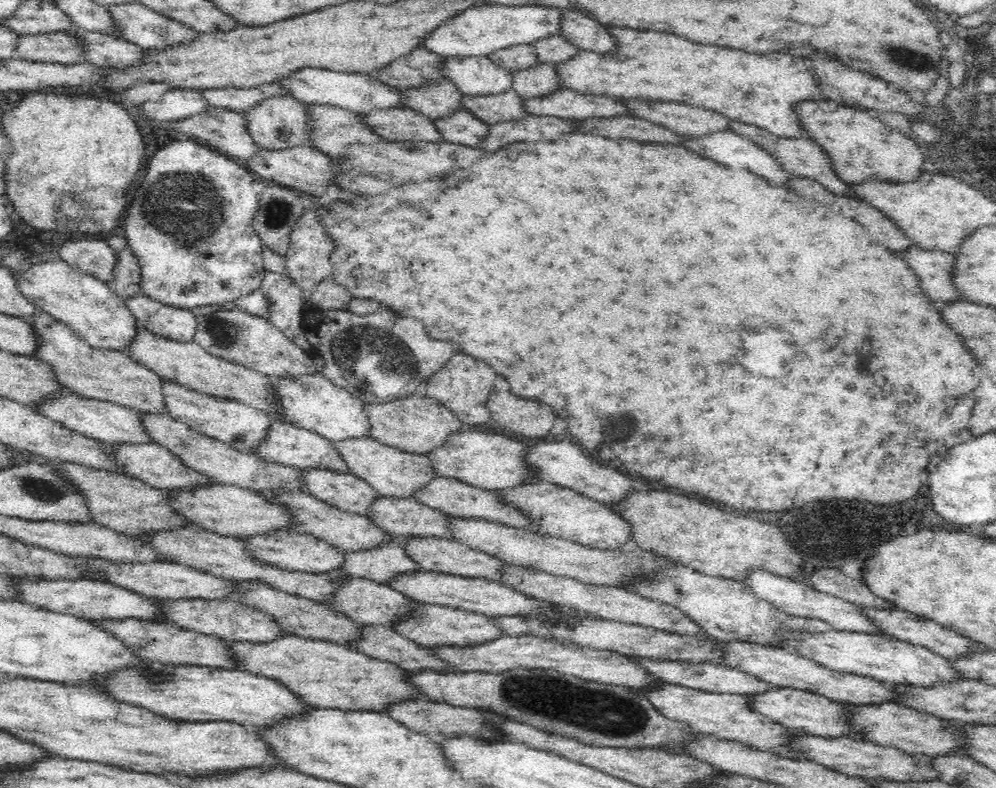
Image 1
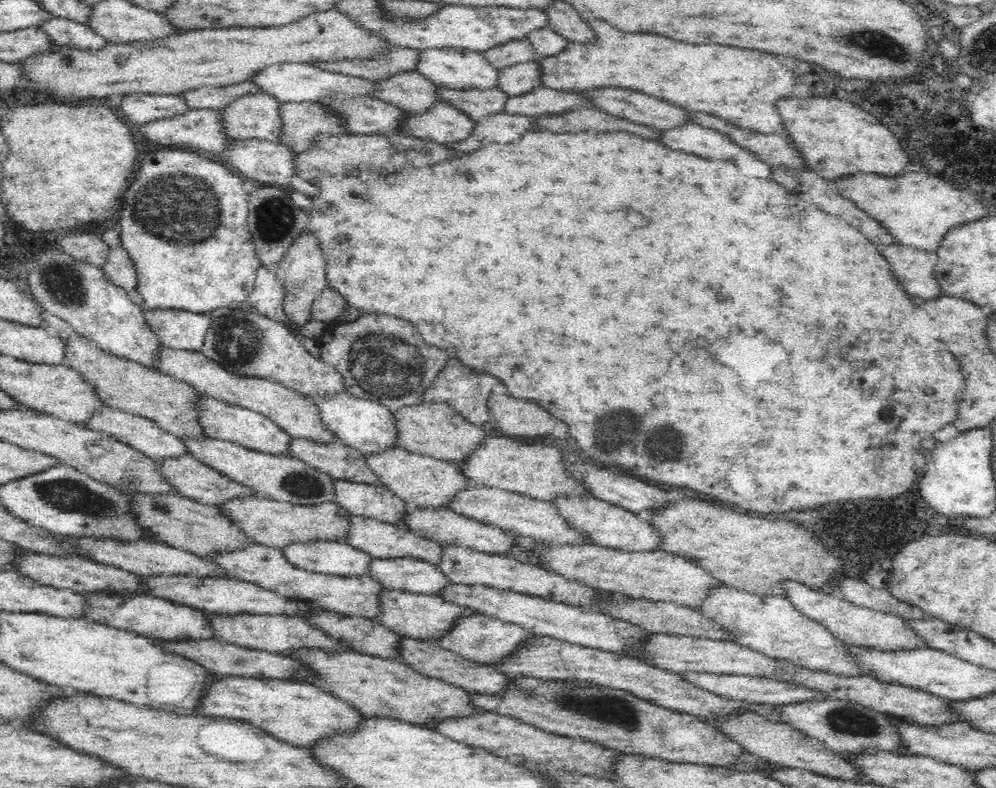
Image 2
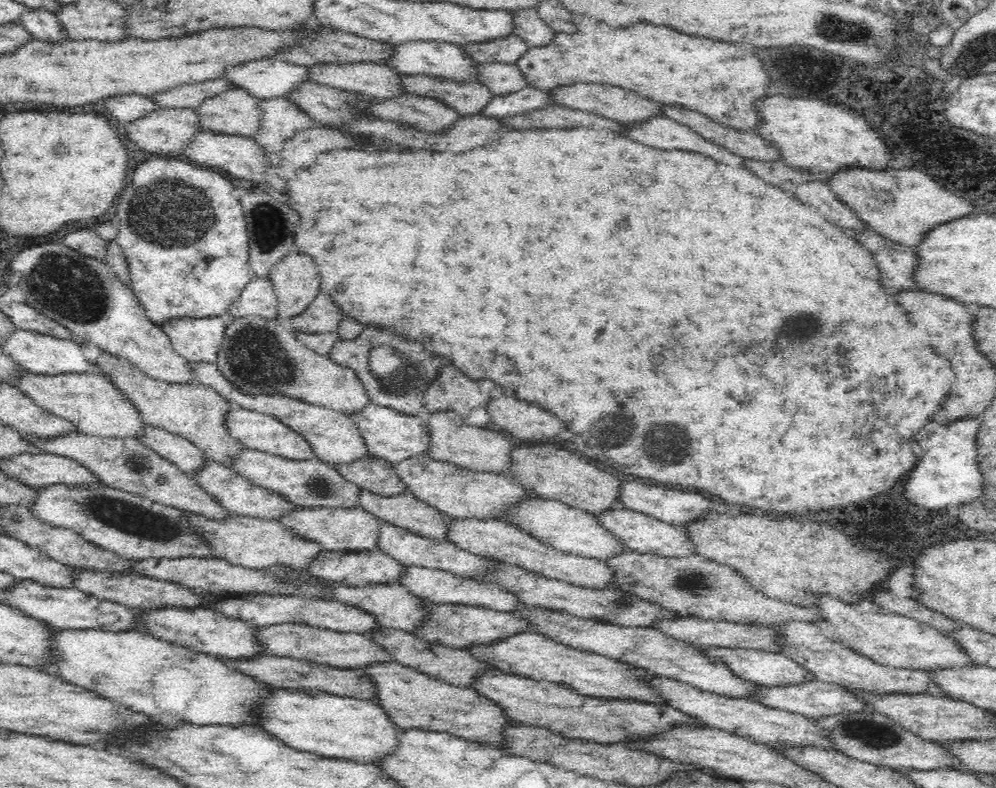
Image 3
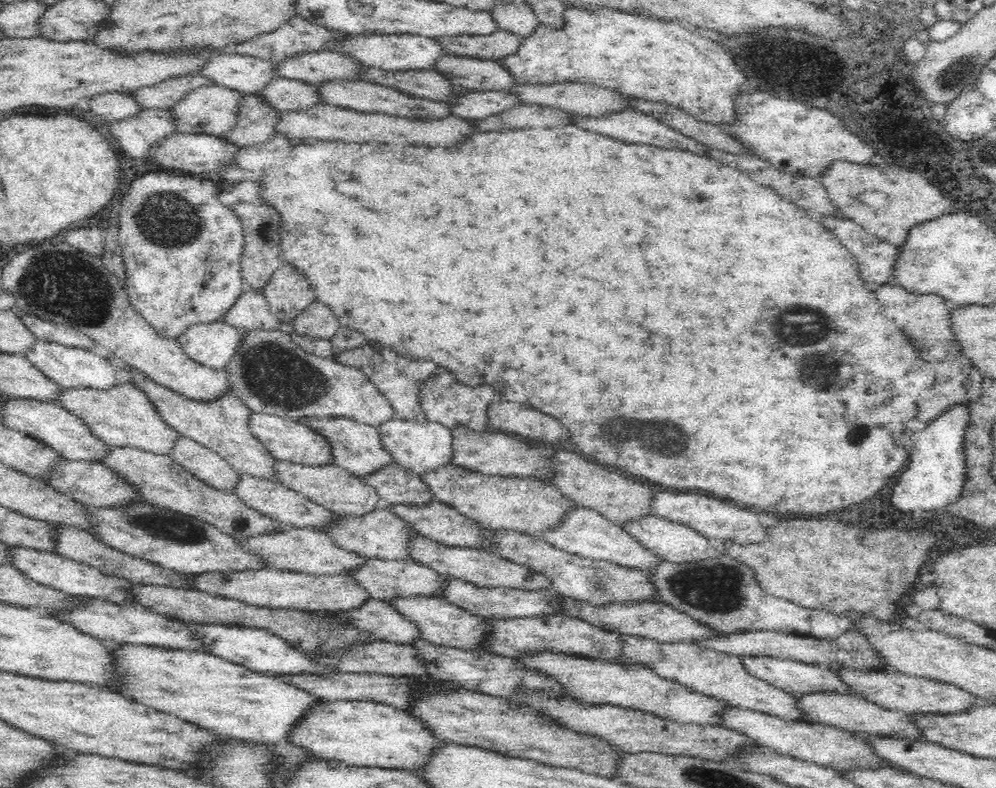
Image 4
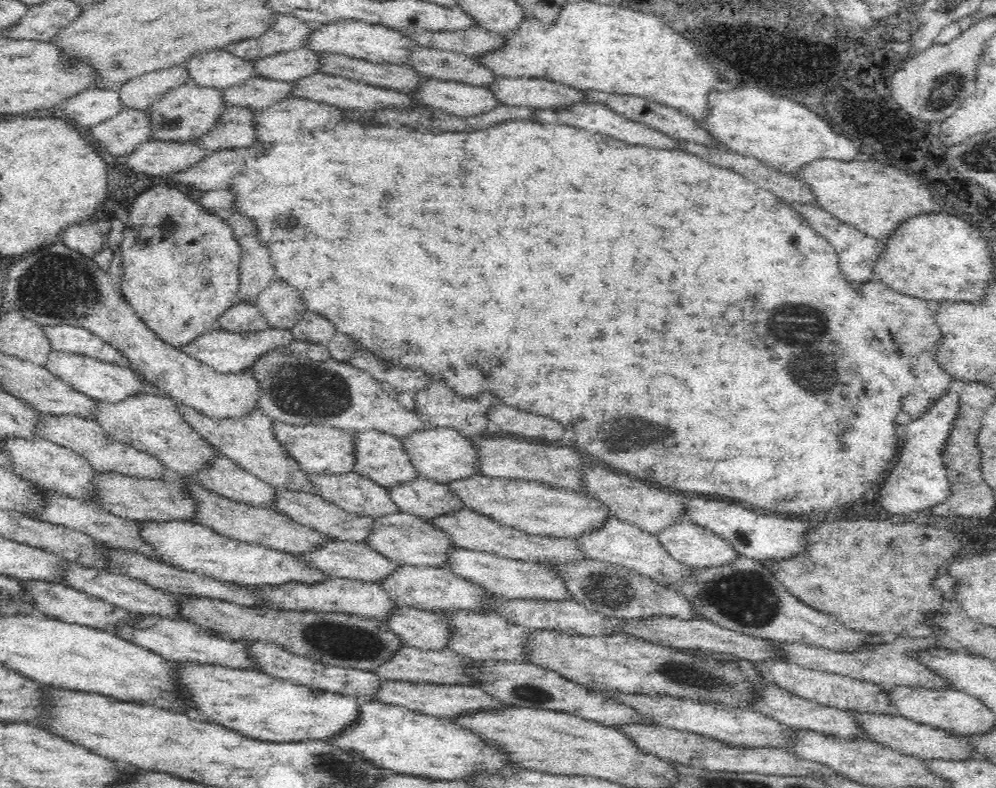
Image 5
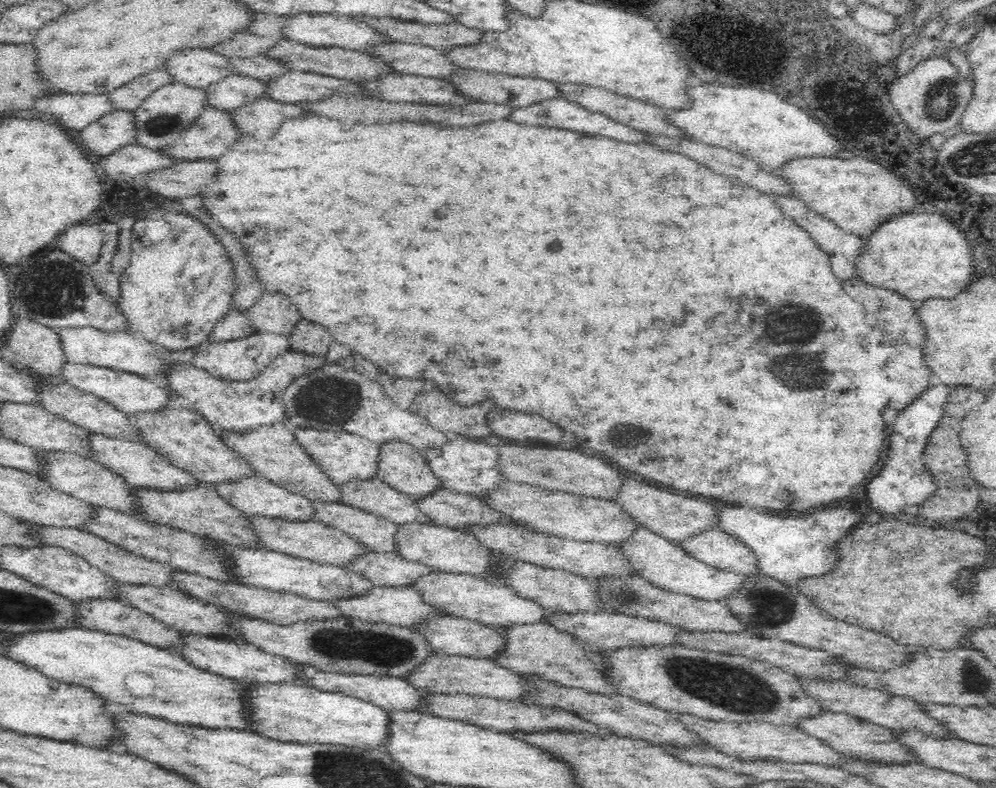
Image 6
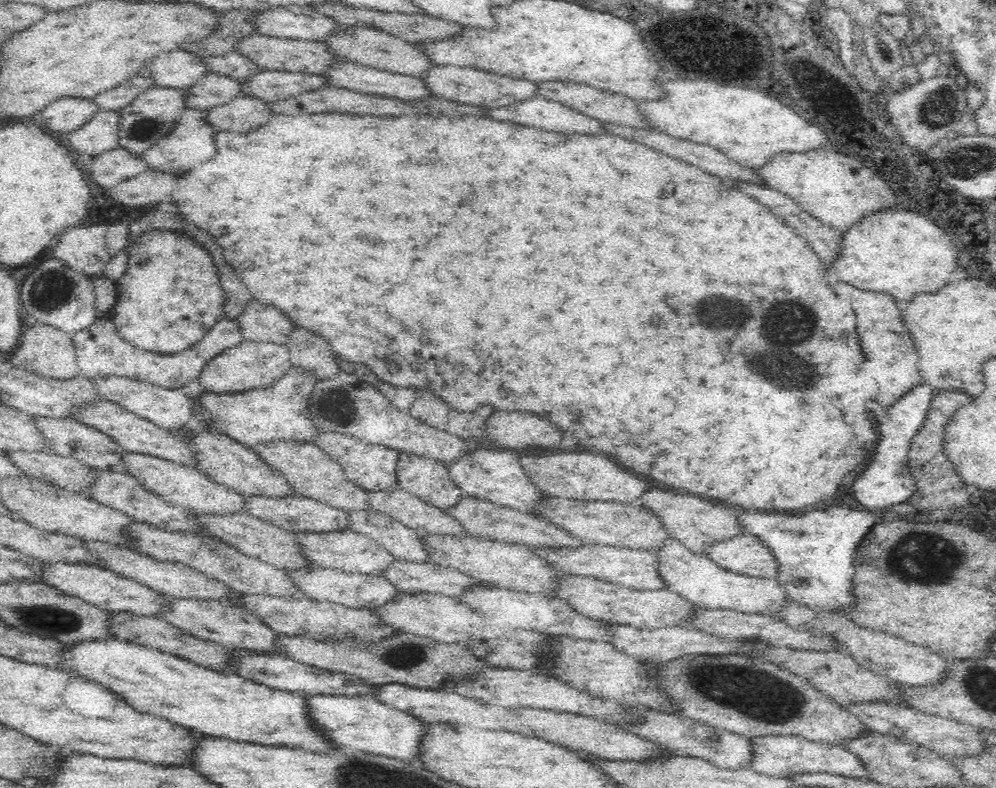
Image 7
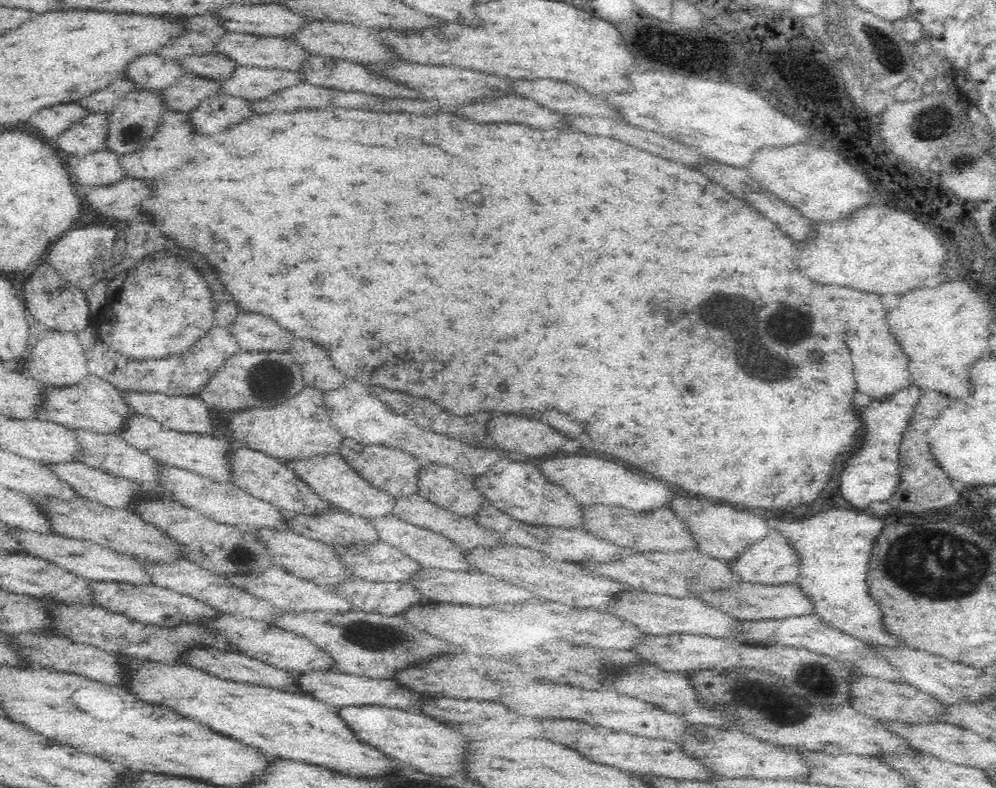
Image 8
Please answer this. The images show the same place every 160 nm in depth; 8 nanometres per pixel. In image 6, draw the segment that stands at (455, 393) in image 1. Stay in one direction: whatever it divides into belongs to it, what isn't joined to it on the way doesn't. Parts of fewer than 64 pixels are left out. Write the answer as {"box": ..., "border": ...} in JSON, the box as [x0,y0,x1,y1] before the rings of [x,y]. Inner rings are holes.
{"box":[408,387,492,440],"border":[[[434,387],[430,391],[420,392],[408,409],[441,432],[458,433],[461,437],[477,440],[491,438],[486,416],[492,406],[492,400],[488,400],[476,406],[463,407]]]}

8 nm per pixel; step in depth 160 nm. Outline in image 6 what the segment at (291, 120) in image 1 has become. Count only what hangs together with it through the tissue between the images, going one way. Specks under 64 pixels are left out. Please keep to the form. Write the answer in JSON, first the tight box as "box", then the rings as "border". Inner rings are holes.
{"box":[133,82,206,149],"border":[[[170,82],[151,92],[133,113],[134,144],[159,149],[174,144],[206,106],[205,89]]]}

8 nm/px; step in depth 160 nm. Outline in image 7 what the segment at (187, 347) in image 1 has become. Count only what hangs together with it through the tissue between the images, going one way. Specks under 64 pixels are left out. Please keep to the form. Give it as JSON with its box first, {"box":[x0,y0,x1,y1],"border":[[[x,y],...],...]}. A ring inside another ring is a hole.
{"box":[398,451,467,511],"border":[[[401,451],[398,484],[400,490],[445,511],[467,496],[452,480],[450,470],[444,463]]]}

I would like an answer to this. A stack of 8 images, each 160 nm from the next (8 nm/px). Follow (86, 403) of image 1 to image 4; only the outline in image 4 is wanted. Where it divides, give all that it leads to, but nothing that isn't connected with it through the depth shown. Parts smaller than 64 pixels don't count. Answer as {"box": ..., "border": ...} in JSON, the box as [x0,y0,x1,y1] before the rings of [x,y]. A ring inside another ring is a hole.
{"box":[172,437,242,493],"border":[[[188,437],[178,440],[172,458],[207,486],[220,491],[234,493],[242,480],[242,474],[222,455]]]}

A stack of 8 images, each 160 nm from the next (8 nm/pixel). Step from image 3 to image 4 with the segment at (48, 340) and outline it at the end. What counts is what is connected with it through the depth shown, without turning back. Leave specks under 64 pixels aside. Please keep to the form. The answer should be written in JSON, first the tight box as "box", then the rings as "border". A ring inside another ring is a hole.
{"box":[28,340,126,391],"border":[[[36,340],[34,351],[28,356],[29,360],[47,378],[66,389],[92,389],[94,391],[110,391],[126,381],[124,371],[117,371],[105,357],[83,348],[72,348],[61,344],[50,343],[46,340]]]}

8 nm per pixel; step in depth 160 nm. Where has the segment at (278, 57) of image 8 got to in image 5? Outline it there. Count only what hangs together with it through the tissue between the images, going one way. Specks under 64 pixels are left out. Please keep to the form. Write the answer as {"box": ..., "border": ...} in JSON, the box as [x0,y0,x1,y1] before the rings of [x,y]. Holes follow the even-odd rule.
{"box":[319,53,421,92],"border":[[[319,53],[319,70],[332,76],[341,76],[360,83],[412,92],[421,76],[406,64],[374,62],[340,53]]]}

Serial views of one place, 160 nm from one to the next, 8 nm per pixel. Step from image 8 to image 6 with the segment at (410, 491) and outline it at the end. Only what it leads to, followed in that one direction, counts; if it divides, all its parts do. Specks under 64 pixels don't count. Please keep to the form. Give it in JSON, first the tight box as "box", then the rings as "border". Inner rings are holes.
{"box":[292,427,382,484],"border":[[[293,427],[292,431],[302,447],[313,456],[329,473],[330,478],[336,484],[348,484],[348,482],[360,482],[360,480],[372,480],[378,476],[380,463],[382,462],[382,445],[372,442],[364,437],[342,431],[318,431],[312,428]]]}

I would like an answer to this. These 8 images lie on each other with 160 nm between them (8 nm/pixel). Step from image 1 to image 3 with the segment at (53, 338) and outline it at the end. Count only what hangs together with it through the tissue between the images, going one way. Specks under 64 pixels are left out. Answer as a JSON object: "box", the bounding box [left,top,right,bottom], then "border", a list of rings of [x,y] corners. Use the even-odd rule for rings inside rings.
{"box":[94,352,247,467],"border":[[[105,352],[94,361],[101,374],[138,405],[147,425],[172,432],[194,443],[206,453],[209,460],[232,467],[234,460],[242,456],[247,446],[232,436],[227,421],[232,410],[231,400],[218,390],[204,384],[171,384],[154,380],[127,359]]]}

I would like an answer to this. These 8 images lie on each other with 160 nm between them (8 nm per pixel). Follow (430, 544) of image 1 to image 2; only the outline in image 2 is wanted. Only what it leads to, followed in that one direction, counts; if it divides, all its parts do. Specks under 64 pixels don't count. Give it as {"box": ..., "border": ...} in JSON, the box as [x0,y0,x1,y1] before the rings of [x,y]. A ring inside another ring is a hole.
{"box":[438,546,621,611],"border":[[[445,546],[445,555],[442,556],[442,564],[438,567],[452,579],[453,584],[465,584],[466,586],[487,586],[494,590],[504,592],[512,591],[518,594],[539,596],[546,600],[567,604],[583,610],[594,611],[600,604],[613,602],[618,604],[621,595],[603,591],[599,588],[579,583],[554,571],[546,570],[538,564],[524,563],[518,558],[505,557],[504,555],[484,554],[471,548],[458,548],[457,546]]]}

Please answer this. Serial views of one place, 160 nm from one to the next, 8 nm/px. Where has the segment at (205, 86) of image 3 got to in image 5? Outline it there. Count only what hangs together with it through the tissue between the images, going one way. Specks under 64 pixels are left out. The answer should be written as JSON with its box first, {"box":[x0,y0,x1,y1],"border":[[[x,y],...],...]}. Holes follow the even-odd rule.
{"box":[118,65,192,111],"border":[[[182,65],[148,72],[118,88],[121,108],[146,111],[163,92],[188,83],[192,80]]]}

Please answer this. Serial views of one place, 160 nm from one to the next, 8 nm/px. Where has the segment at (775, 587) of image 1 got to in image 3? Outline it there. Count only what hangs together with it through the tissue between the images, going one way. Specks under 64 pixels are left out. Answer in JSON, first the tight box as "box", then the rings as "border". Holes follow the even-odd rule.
{"box":[818,595,979,673],"border":[[[830,595],[821,597],[818,609],[826,617],[826,623],[834,627],[832,633],[837,636],[842,646],[867,656],[878,664],[927,673],[948,670],[948,668],[979,666],[954,637],[907,616],[887,611],[861,612],[855,605],[846,604]]]}

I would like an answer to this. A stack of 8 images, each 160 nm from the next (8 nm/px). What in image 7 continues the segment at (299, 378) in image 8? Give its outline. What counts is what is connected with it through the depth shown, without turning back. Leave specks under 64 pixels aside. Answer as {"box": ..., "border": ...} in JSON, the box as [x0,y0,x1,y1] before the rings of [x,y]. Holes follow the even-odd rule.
{"box":[200,340,293,395],"border":[[[243,340],[238,346],[229,348],[214,358],[200,376],[204,393],[230,395],[257,389],[268,389],[276,385],[293,368],[290,352],[286,346],[270,342],[248,342]]]}

